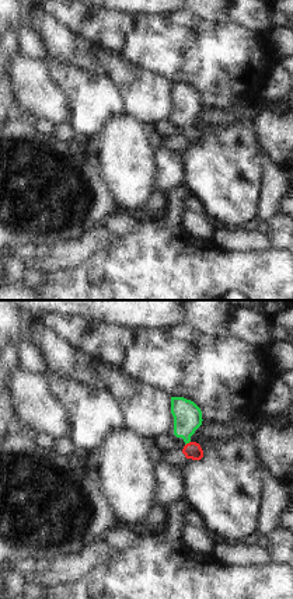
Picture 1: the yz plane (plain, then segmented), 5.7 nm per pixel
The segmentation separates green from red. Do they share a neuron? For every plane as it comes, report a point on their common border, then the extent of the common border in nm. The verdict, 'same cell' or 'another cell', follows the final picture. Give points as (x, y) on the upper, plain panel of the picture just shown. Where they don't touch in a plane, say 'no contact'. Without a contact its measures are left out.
meets green at (187, 128); contact 40 nm long

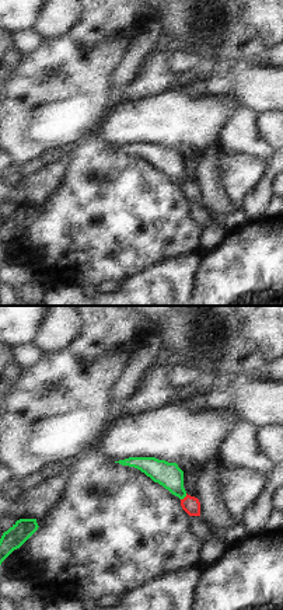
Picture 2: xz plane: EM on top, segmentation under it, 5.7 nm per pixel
meets green at (184, 182); contact 50 nm long

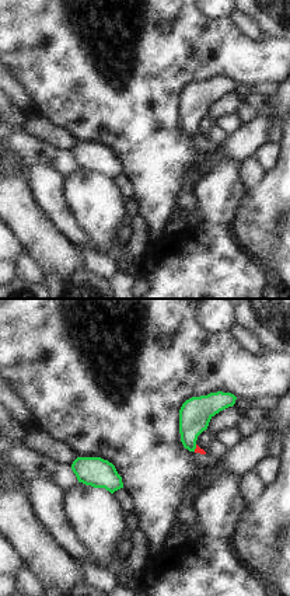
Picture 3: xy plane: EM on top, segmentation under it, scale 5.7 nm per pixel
meets green at (195, 133); contact 40 nm long

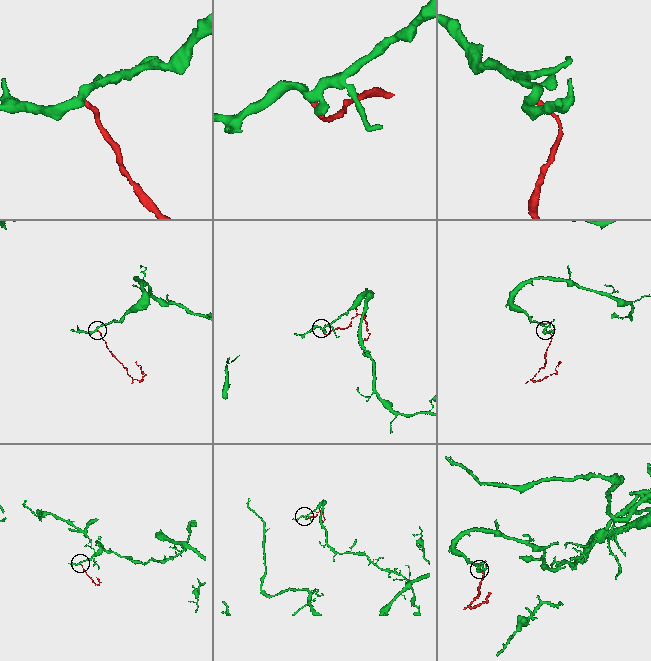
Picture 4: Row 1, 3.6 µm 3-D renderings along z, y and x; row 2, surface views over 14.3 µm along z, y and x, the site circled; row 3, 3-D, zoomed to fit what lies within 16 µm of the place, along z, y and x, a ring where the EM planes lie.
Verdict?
same cell

